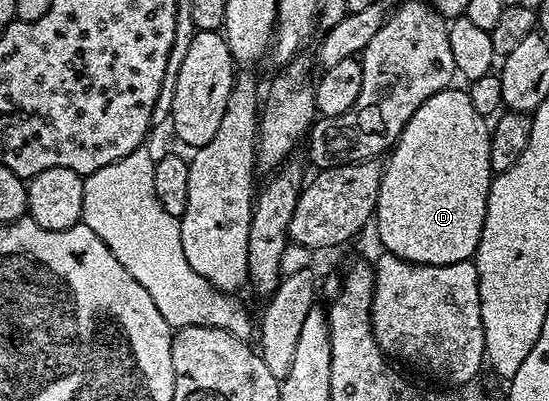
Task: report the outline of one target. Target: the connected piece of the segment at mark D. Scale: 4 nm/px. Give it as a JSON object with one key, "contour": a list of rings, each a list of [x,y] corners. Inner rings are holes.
{"contour":[[[450,88],[435,92],[407,120],[393,149],[388,151],[379,184],[375,213],[377,238],[388,253],[415,264],[455,264],[470,261],[477,253],[479,236],[487,212],[489,184],[495,175],[491,168],[490,123],[471,105],[468,89]]]}

